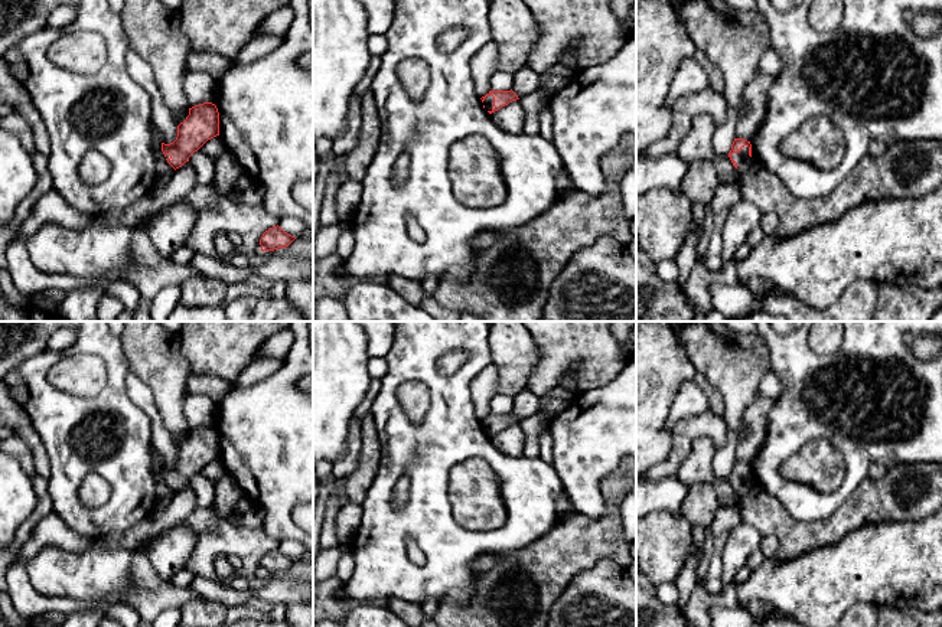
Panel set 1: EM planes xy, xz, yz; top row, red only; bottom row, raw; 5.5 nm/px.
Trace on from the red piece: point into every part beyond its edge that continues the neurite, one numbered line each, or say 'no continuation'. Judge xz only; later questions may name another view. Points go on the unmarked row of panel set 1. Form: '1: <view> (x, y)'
no continuation

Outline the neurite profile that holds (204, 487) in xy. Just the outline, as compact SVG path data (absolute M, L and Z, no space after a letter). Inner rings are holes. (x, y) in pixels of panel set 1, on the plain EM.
M202 473L195 474L189 484L192 486L199 506L211 506L215 497L215 483Z

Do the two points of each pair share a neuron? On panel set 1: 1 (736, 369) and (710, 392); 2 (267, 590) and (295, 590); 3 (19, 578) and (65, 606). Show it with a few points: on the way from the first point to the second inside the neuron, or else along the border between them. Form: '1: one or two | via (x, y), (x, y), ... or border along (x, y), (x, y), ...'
1: two | border along (697, 371), (720, 392), (723, 415)
2: one | via (274, 590), (287, 590)
3: one | via (28, 591), (41, 604), (52, 604)

